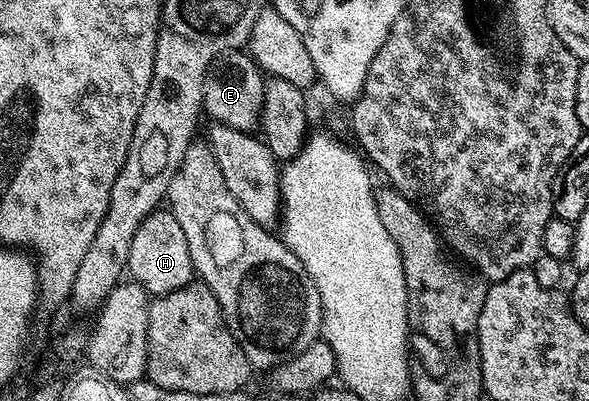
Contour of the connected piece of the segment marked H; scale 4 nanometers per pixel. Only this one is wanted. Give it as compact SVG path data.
M169 208L155 209L140 223L132 239L128 273L133 280L143 285L147 294L154 297L163 297L165 293L176 291L195 280L192 255L188 255L188 239L184 239L184 231L180 223L176 223L176 215Z

